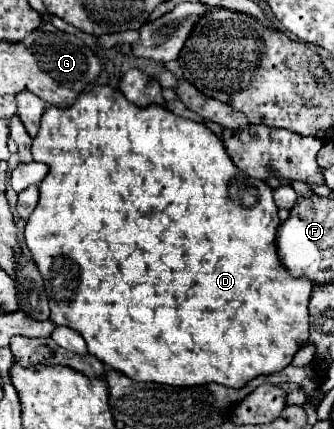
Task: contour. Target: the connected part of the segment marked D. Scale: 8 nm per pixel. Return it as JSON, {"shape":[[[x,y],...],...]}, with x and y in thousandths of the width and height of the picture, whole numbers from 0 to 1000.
{"shape":[[[293,198],[281,212],[269,217],[246,217],[228,240],[216,249],[144,249],[132,273],[126,273],[126,291],[120,291],[120,305],[114,315],[102,319],[102,338],[96,338],[96,366],[102,375],[120,375],[120,380],[138,380],[150,389],[150,403],[144,413],[132,417],[132,427],[120,427],[120,469],[114,469],[114,483],[102,487],[102,501],[84,510],[78,520],[78,538],[72,538],[72,552],[78,552],[78,571],[96,590],[96,604],[108,608],[120,636],[126,636],[126,650],[132,650],[132,678],[138,678],[138,692],[150,702],[150,744],[162,758],[192,758],[192,762],[210,762],[222,772],[234,772],[251,795],[257,795],[257,809],[263,809],[263,823],[275,823],[281,832],[293,832],[305,846],[317,846],[323,855],[383,874],[389,883],[401,888],[455,888],[455,893],[485,893],[485,897],[527,897],[527,902],[587,902],[587,897],[605,897],[605,893],[659,893],[671,902],[695,902],[695,907],[719,907],[731,893],[778,879],[778,874],[814,874],[814,869],[832,869],[844,865],[850,855],[868,851],[880,823],[922,795],[922,697],[928,697],[928,650],[922,646],[874,646],[862,636],[862,627],[838,613],[832,604],[832,585],[826,585],[826,538],[832,538],[832,524],[838,524],[838,510],[832,510],[832,483],[820,478],[820,464],[814,464],[814,441],[790,427],[790,422],[772,422],[772,417],[749,417],[743,408],[731,408],[719,394],[707,394],[707,385],[695,380],[695,371],[683,366],[671,338],[659,333],[659,324],[623,305],[605,287],[575,287],[569,277],[551,277],[551,273],[533,273],[509,259],[497,259],[485,245],[455,245],[455,249],[407,249],[401,240],[389,240],[383,231],[371,231],[371,221],[359,212],[335,212],[329,203],[317,198]]]}

